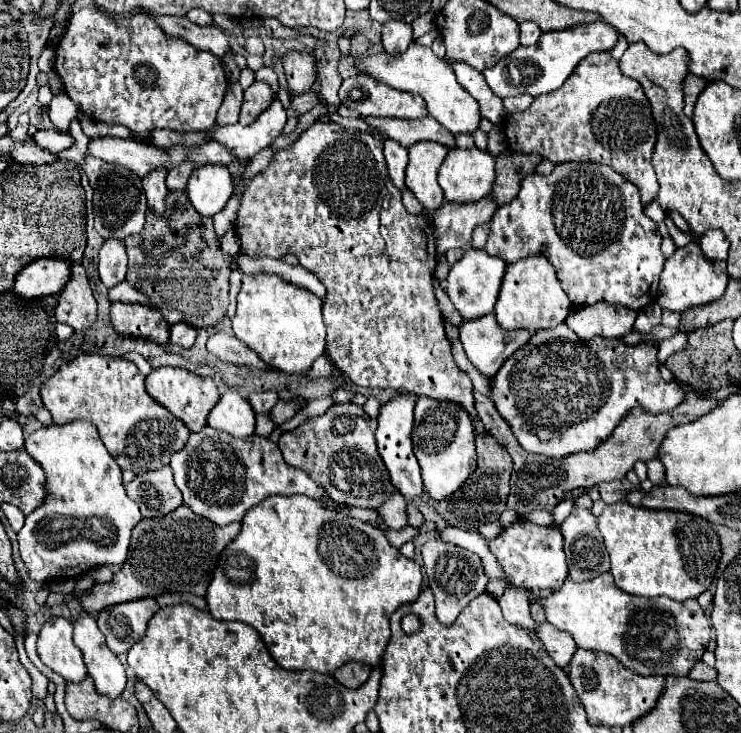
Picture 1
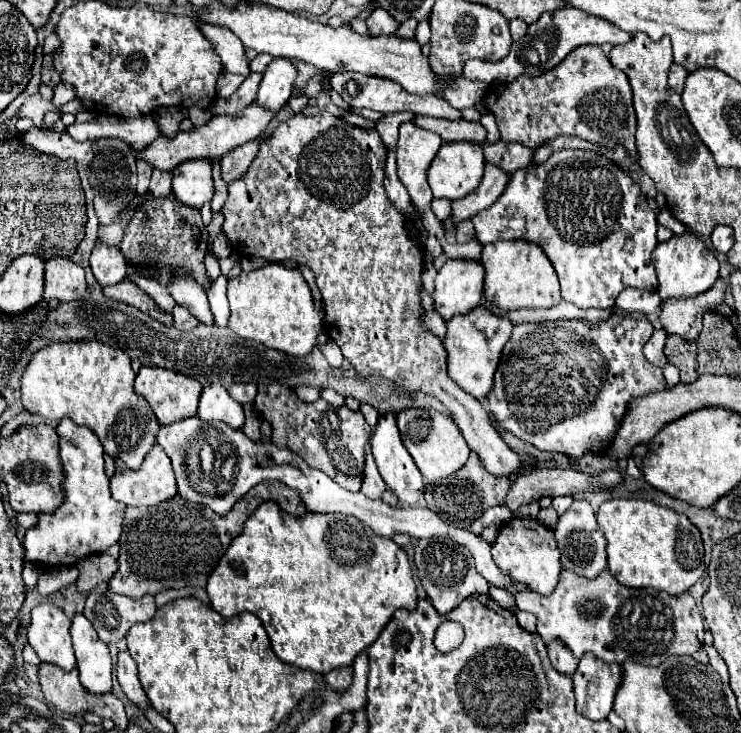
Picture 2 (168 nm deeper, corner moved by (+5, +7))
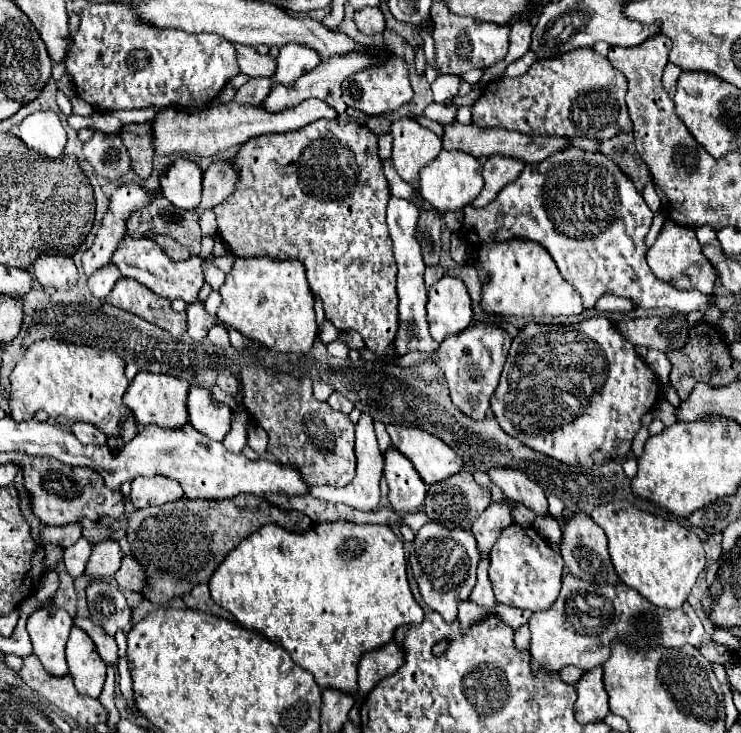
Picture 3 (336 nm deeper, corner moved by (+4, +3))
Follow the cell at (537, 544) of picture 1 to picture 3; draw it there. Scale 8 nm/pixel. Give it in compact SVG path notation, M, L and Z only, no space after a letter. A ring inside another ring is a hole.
M509 525L503 529L499 539L491 549L491 567L489 579L495 591L497 603L529 609L529 611L543 611L553 605L559 595L563 577L563 557L557 549L553 549L533 527L523 525Z

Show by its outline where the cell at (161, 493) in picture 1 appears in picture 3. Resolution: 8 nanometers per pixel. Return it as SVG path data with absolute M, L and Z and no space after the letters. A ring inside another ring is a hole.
M139 477L133 481L131 501L137 509L151 507L151 505L163 505L171 503L183 497L183 489L177 481L167 477Z

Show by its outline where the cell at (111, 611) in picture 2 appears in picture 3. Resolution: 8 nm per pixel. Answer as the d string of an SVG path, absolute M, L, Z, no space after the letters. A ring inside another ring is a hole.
M91 581L87 587L87 605L91 621L103 627L107 635L131 625L131 609L117 585L109 581Z

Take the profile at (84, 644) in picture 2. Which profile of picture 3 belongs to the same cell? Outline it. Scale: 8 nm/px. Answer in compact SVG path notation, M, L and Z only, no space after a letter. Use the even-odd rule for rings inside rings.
M79 627L71 629L67 641L67 665L69 675L75 681L75 689L97 699L105 683L105 663L99 657L91 637Z

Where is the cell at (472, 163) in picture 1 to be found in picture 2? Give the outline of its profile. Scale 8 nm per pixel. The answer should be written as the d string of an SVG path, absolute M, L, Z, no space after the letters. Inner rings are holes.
M442 143L428 169L428 183L434 197L454 201L472 193L482 175L484 155L478 143Z

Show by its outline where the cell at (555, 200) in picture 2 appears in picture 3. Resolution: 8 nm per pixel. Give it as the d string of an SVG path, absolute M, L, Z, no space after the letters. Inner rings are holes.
M577 147L565 149L547 157L541 163L527 163L523 173L503 187L503 191L485 207L463 207L463 233L471 245L481 245L487 241L507 241L507 239L533 239L541 243L549 255L555 259L561 275L569 281L583 297L583 307L593 309L595 301L605 293L615 293L635 301L643 309L675 309L681 313L701 311L707 321L721 319L723 311L713 305L713 297L707 297L695 289L681 291L671 283L657 279L645 261L645 235L653 223L653 211L643 201L641 193L635 189L631 179L603 153L583 151Z

